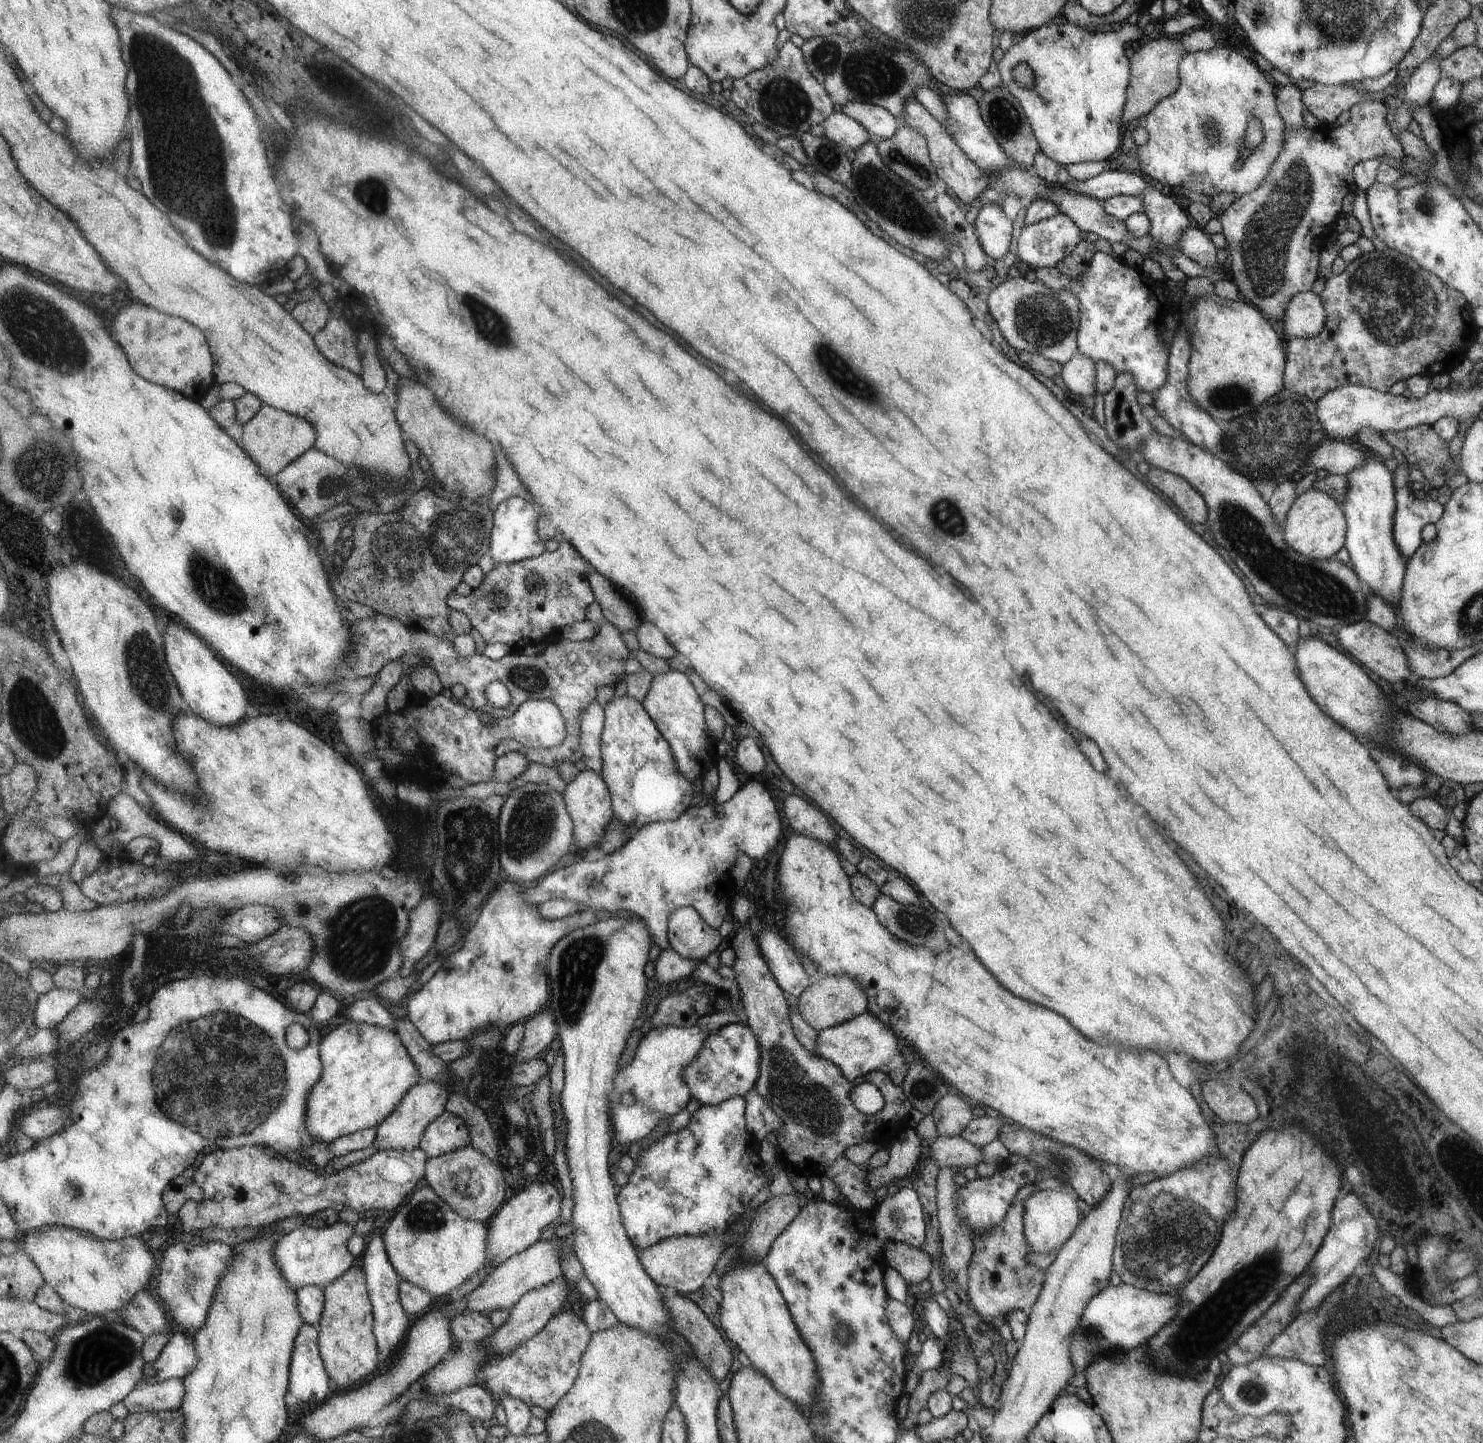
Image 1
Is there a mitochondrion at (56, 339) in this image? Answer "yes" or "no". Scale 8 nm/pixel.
yes

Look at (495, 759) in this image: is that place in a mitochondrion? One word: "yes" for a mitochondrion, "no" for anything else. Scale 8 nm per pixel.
no

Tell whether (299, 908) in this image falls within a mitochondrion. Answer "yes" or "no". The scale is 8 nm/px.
yes

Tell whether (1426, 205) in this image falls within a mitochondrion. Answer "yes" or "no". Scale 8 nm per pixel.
yes

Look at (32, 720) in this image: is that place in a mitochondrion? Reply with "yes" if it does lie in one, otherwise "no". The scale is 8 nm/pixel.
yes

